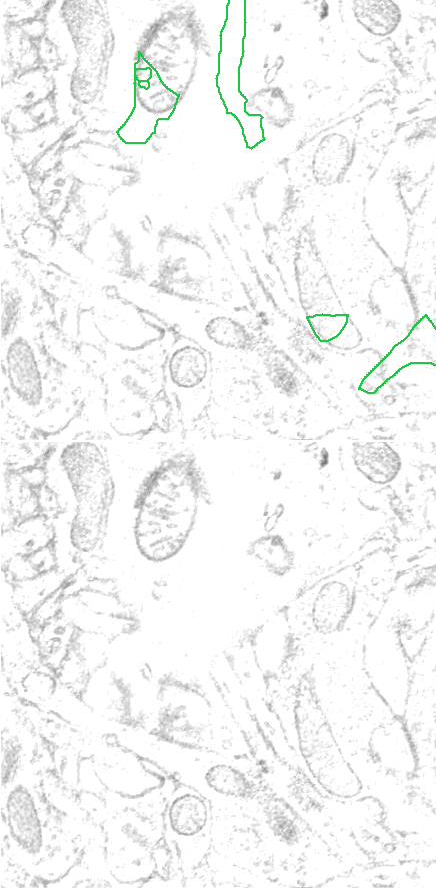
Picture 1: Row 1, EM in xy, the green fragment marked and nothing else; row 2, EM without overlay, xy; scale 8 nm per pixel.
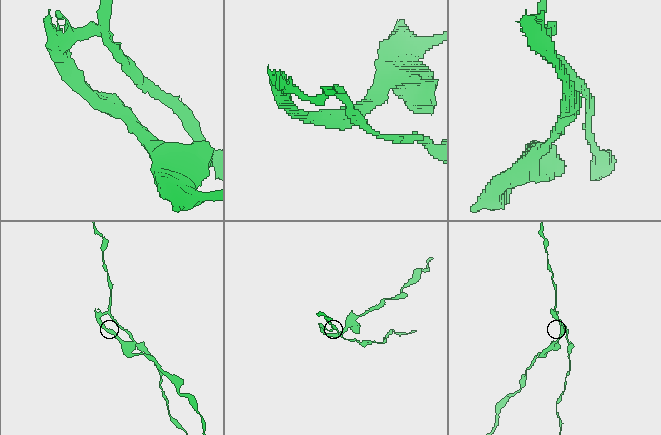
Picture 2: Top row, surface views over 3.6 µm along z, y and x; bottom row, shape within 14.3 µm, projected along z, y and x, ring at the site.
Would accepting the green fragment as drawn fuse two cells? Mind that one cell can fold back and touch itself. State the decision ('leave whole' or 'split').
split

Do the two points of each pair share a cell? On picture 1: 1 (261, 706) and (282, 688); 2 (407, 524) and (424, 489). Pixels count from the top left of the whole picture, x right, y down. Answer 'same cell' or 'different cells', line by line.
1: same cell
2: same cell

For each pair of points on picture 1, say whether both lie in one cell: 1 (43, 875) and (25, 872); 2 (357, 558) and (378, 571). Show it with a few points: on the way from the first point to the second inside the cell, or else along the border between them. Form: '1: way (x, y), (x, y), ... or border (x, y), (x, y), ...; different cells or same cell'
1: way (39, 875), (29, 874); same cell
2: way (362, 557), (373, 567); same cell

